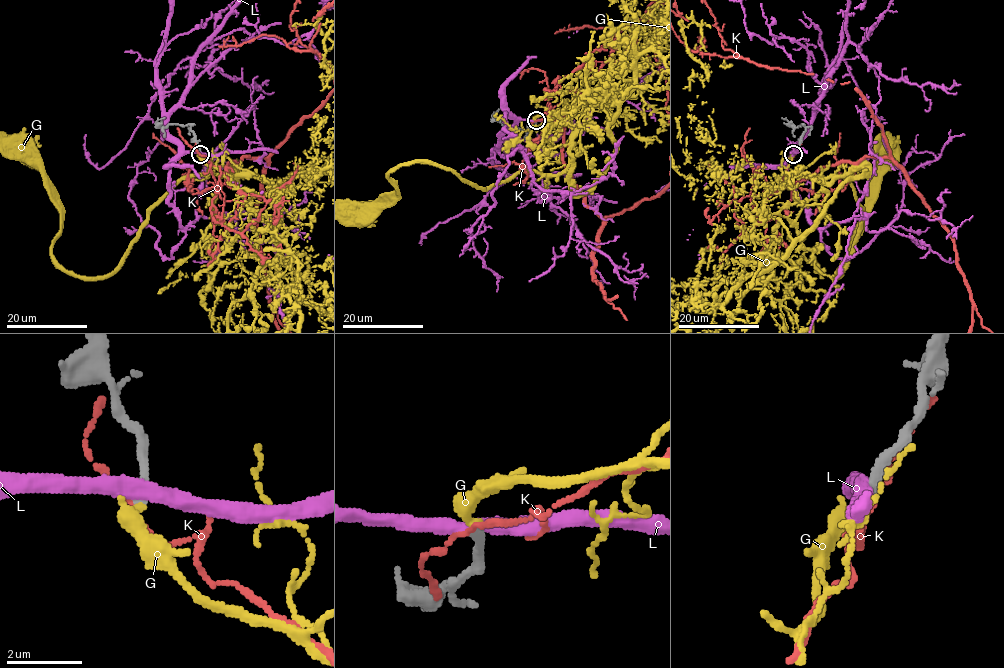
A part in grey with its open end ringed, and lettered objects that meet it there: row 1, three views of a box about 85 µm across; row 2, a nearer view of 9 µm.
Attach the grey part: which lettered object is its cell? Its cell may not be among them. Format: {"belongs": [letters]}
{"belongs": ["G"]}

